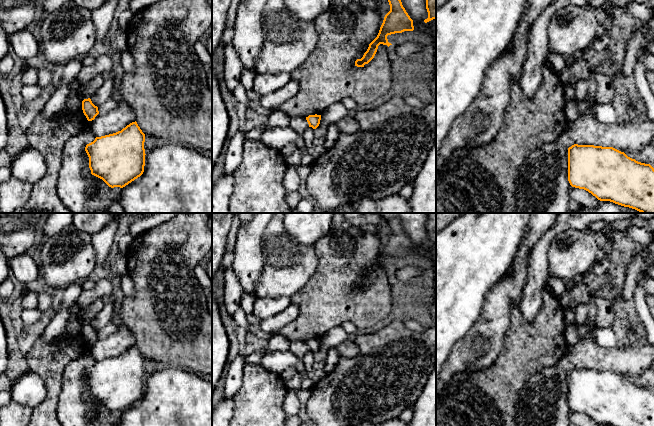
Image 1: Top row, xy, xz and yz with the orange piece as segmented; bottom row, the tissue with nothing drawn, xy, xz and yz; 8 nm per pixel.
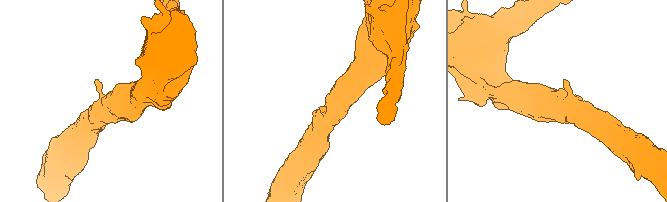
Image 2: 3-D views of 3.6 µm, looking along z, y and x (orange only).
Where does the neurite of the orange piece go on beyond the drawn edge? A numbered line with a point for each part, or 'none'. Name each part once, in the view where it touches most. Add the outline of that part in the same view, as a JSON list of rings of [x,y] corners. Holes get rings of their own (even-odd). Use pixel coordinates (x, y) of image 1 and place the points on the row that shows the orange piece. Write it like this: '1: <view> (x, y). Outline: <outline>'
none

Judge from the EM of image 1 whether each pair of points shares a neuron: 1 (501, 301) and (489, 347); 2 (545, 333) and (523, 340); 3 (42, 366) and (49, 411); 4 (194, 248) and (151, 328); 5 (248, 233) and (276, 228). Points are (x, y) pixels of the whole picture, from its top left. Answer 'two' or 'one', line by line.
1: one
2: one
3: one
4: one
5: two

